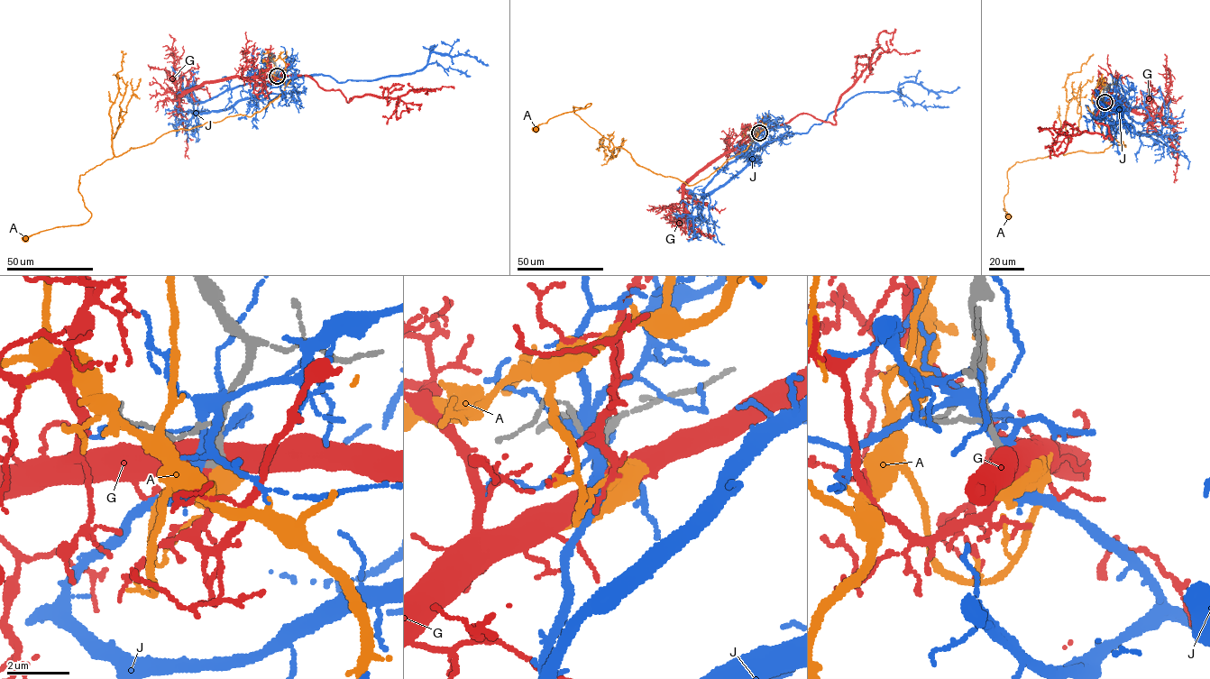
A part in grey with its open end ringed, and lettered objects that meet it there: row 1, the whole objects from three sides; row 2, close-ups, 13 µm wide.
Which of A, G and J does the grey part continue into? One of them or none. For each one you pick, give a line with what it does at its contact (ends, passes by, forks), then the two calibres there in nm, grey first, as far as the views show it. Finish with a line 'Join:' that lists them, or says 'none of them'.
G: it forks; calibres 320 and 480 nm
Join: G

